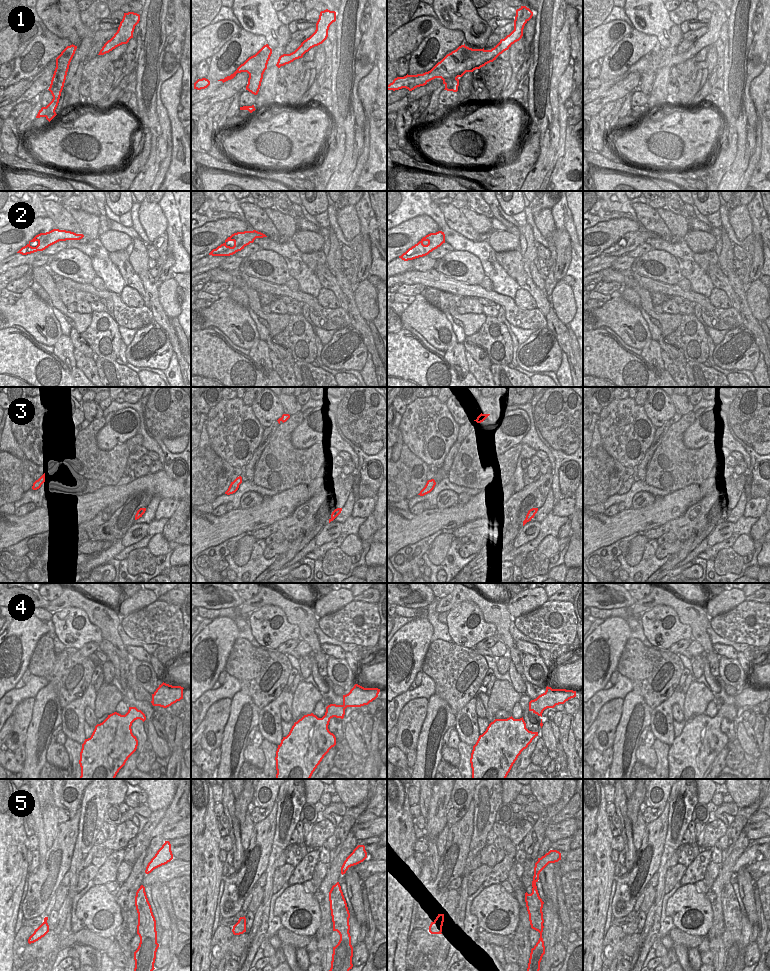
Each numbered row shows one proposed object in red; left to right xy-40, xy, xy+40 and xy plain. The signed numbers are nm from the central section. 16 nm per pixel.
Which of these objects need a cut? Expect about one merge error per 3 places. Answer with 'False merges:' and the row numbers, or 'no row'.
False merges: 1, 3

